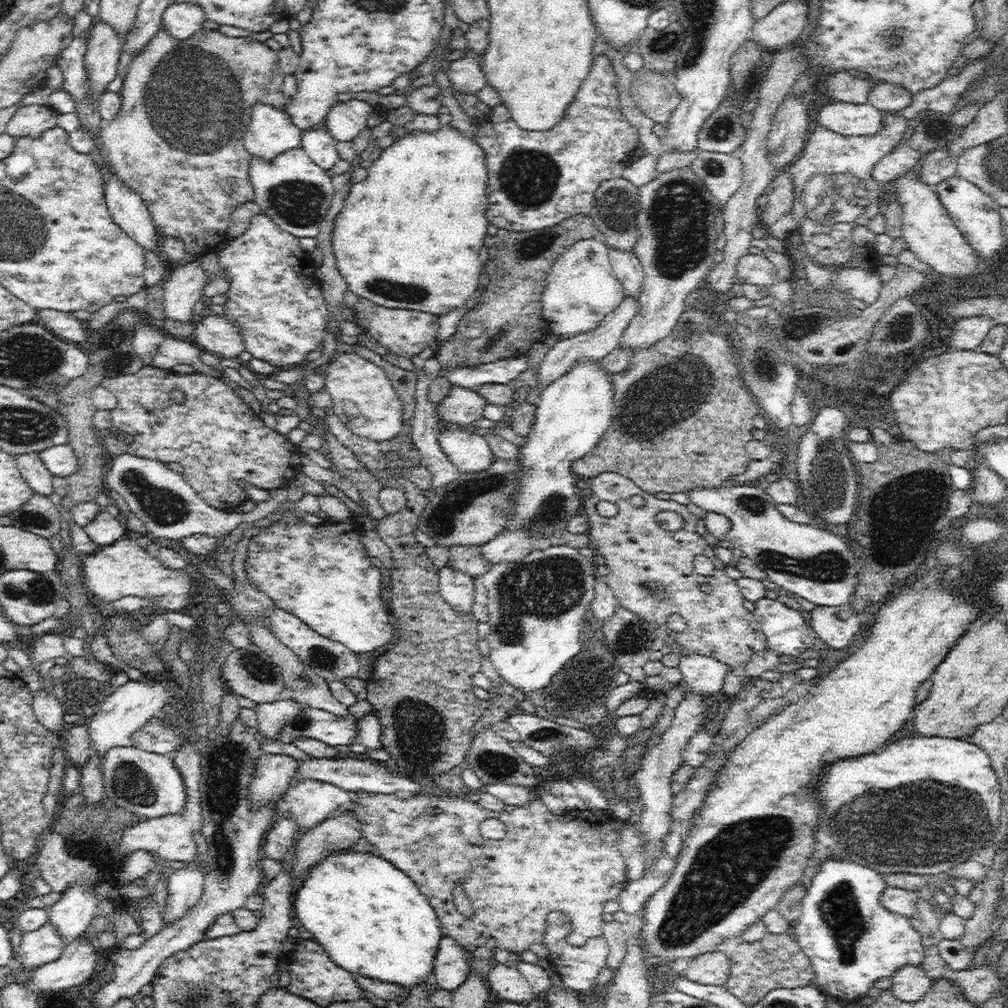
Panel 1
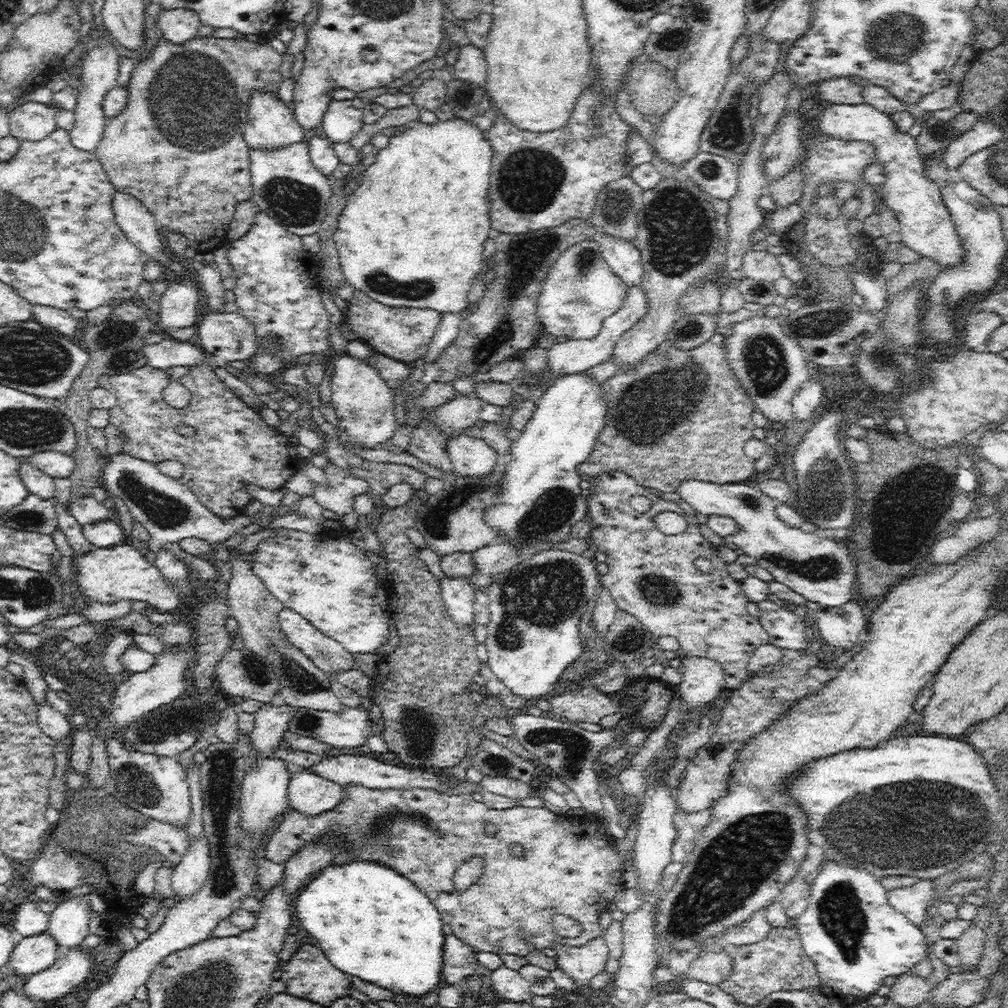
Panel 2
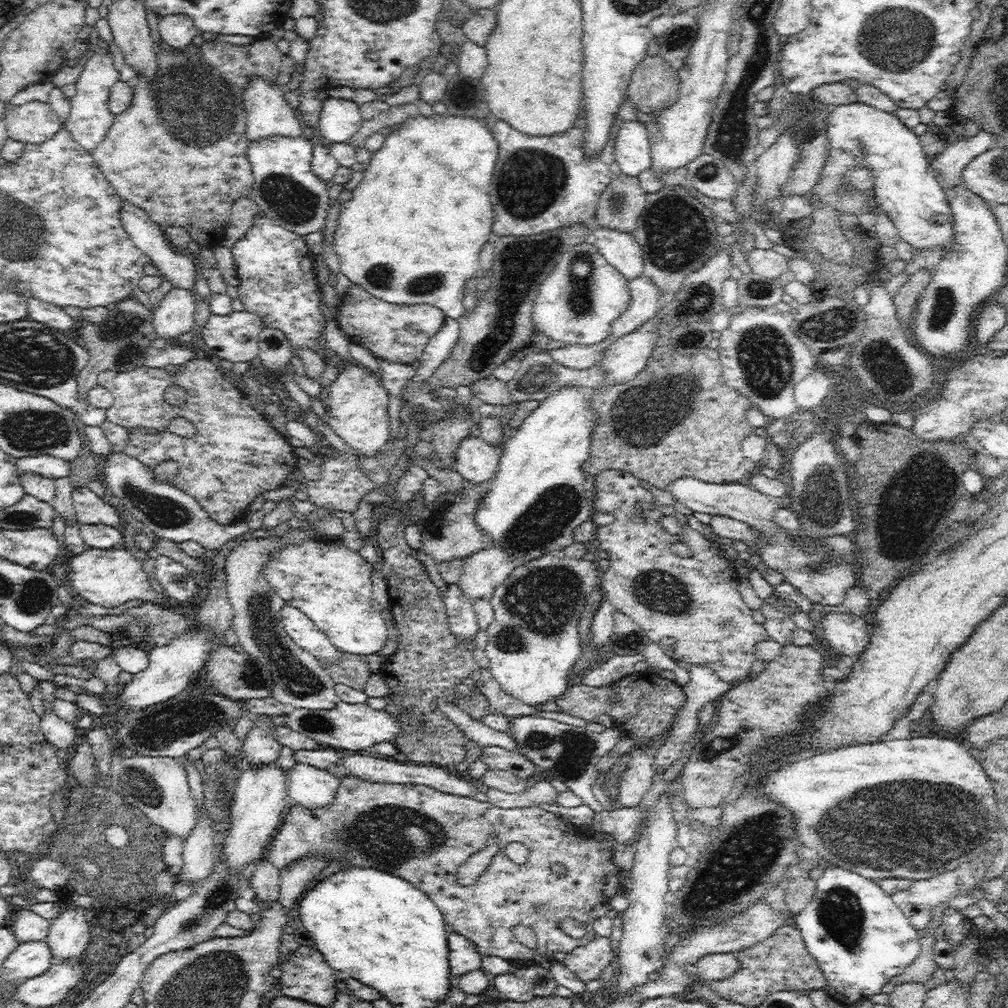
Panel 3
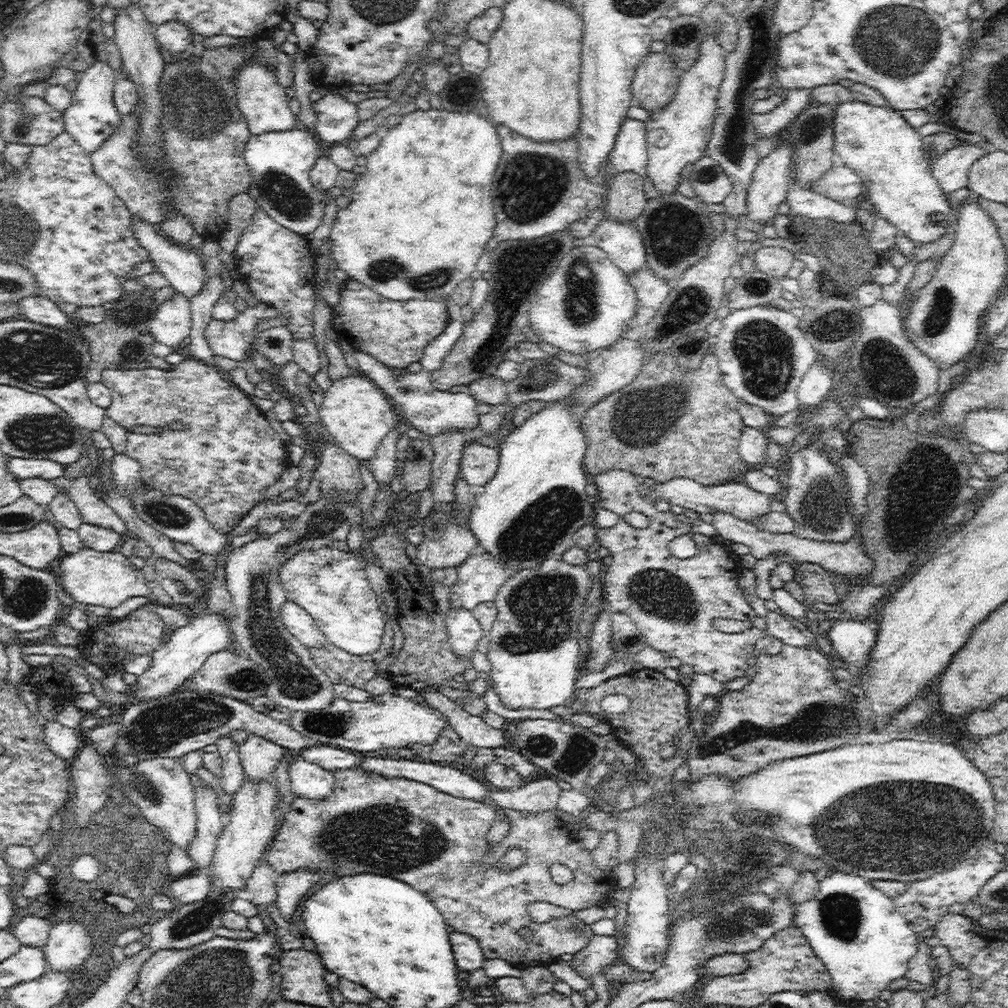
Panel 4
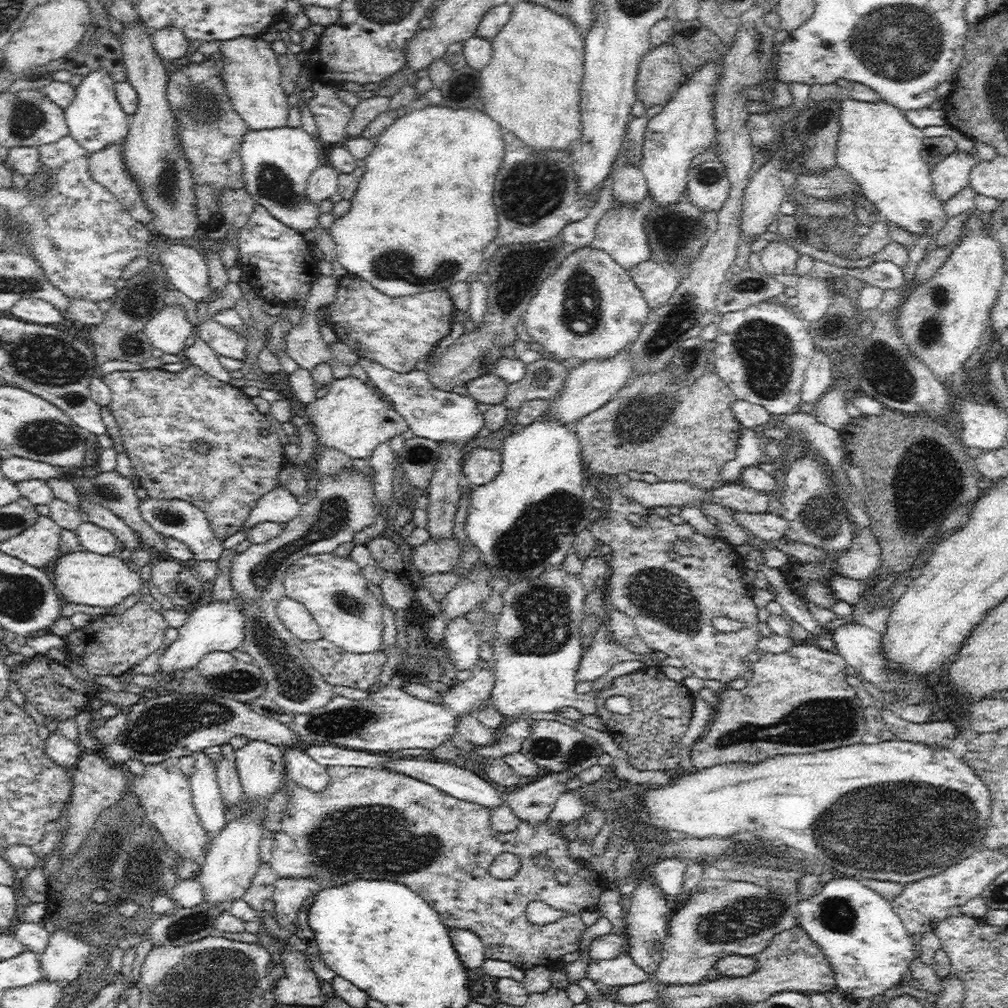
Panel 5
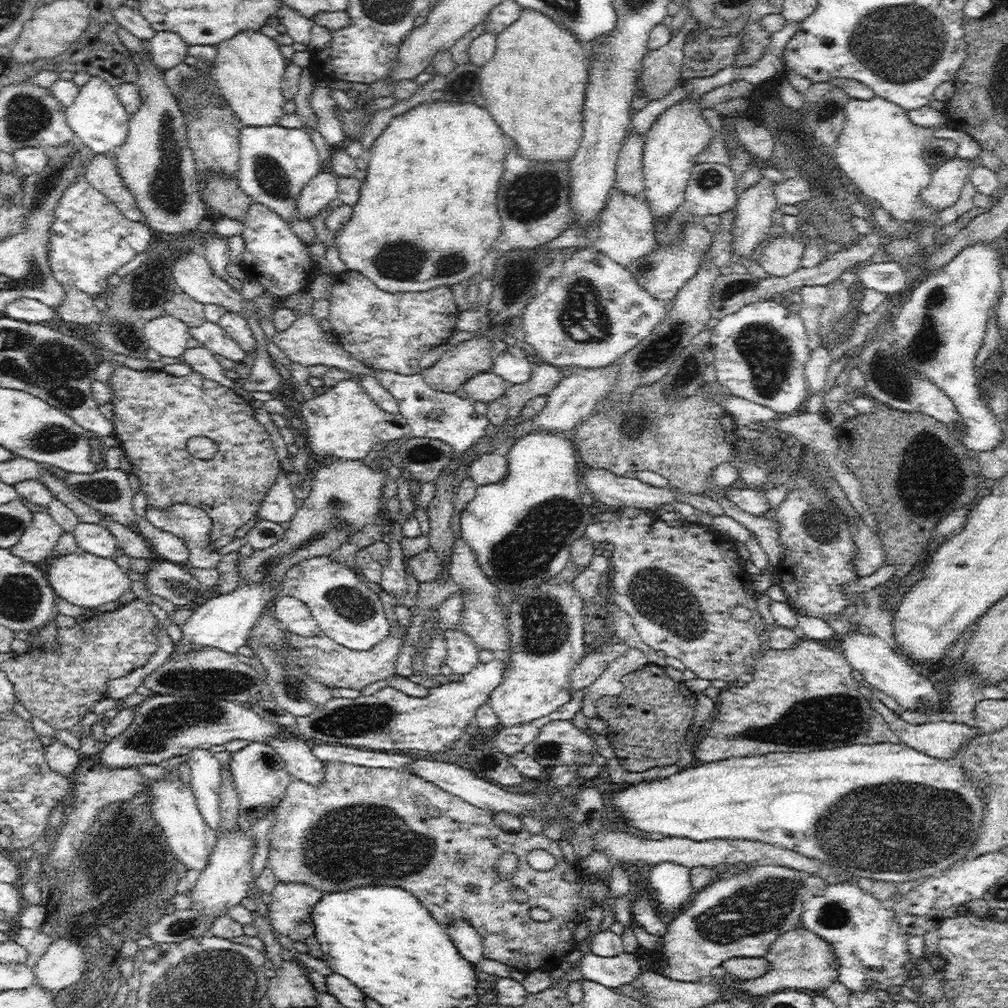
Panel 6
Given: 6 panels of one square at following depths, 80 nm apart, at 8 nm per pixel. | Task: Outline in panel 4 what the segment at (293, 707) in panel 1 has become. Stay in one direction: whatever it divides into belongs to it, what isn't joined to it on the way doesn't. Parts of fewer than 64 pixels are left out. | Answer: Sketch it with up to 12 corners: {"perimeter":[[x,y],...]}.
{"perimeter":[[248,733],[239,745],[245,777],[275,783],[285,750]]}

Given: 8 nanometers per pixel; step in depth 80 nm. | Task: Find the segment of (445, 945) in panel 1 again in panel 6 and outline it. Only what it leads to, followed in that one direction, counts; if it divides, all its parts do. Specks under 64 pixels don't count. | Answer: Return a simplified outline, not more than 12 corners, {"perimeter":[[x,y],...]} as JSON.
{"perimeter":[[460,917],[446,929],[462,957],[476,966],[483,940]]}

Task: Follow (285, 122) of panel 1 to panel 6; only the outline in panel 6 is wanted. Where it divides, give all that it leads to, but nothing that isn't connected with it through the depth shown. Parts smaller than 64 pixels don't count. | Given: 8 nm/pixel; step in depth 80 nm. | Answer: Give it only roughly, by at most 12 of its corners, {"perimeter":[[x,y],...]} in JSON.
{"perimeter":[[246,29],[216,45],[212,79],[244,127],[284,112],[278,43]]}

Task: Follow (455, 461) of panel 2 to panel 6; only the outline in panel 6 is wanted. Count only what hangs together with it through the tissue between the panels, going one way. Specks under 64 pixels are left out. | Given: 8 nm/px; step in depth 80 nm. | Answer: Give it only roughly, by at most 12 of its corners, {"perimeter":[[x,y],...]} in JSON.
{"perimeter":[[485,453],[473,460],[469,475],[478,485],[508,476],[508,459]]}

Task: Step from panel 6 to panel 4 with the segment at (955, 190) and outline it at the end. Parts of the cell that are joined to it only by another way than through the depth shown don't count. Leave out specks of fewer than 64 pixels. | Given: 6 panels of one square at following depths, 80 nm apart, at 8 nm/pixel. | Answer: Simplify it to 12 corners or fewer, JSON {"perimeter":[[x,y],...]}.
{"perimeter":[[954,146],[931,163],[945,195],[967,186],[970,166],[990,149]]}

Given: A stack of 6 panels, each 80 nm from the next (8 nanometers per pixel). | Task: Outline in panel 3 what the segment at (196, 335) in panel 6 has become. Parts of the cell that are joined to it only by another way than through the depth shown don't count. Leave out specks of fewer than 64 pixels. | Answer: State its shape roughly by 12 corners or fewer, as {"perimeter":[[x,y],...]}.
{"perimeter":[[252,312],[211,315],[206,355],[232,363],[259,356],[263,319]]}

